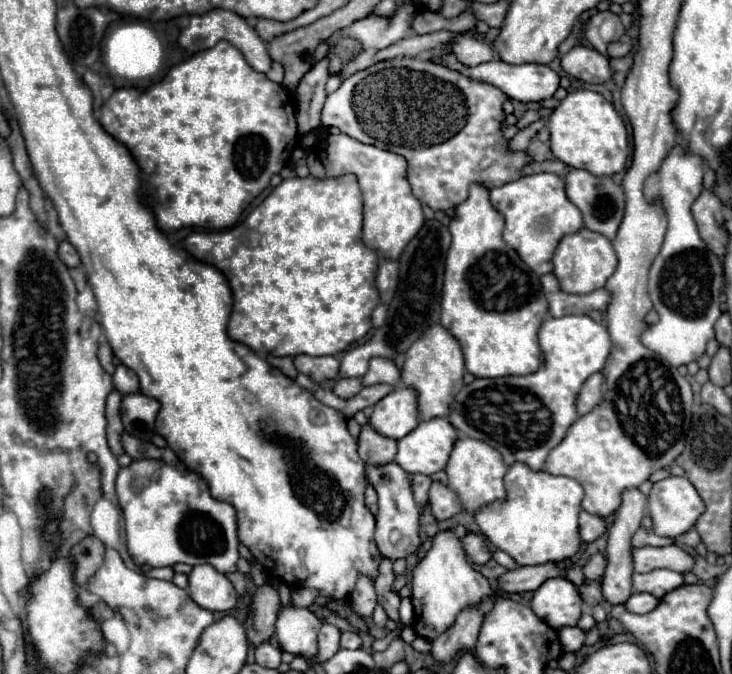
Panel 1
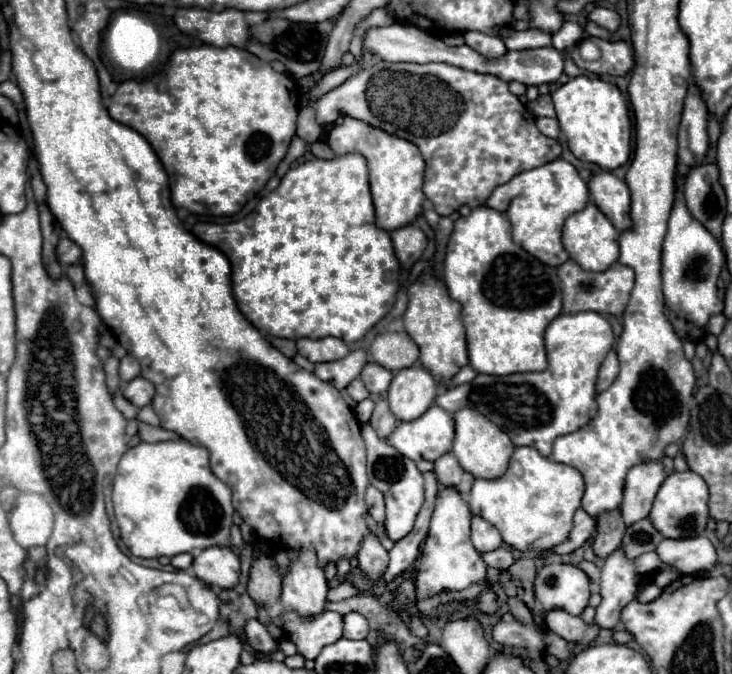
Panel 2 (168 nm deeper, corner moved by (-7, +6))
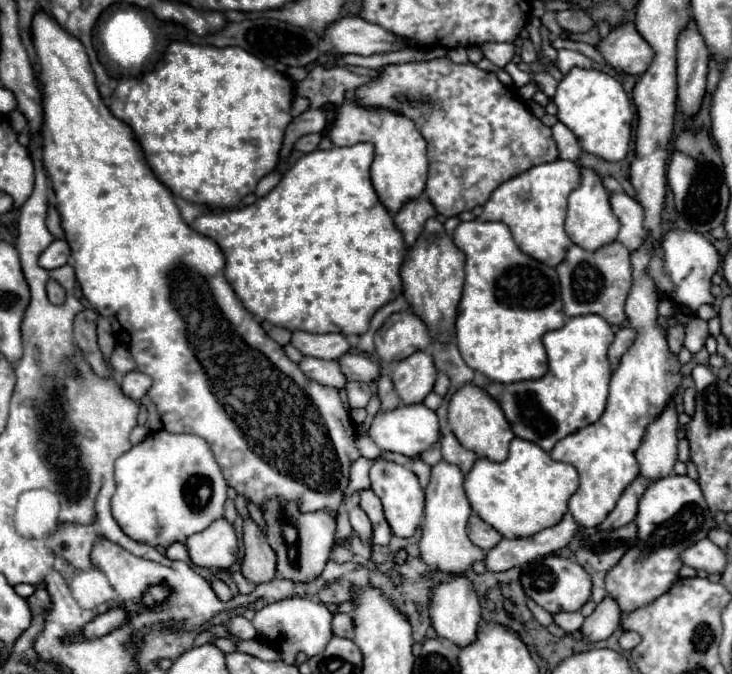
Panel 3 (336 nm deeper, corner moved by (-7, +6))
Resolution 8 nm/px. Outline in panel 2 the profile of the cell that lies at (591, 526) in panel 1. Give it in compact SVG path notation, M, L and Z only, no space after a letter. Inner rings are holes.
M579 508L579 510L575 512L573 528L571 528L567 540L561 542L559 546L553 546L551 552L555 552L555 554L571 554L573 550L577 550L579 546L585 544L585 540L593 534L593 530L595 530L595 520L593 520L587 512L583 512L583 510Z

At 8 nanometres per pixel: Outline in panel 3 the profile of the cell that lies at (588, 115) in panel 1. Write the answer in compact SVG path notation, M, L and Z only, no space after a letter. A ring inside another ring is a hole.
M575 68L559 82L553 102L557 106L557 118L577 136L583 152L607 162L619 162L627 156L633 112L629 96L613 76L599 70Z

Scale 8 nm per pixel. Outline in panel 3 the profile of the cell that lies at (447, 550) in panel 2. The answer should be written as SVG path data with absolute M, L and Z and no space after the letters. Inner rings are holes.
M441 460L431 468L431 482L425 490L425 516L421 524L423 536L419 550L425 564L445 574L465 574L473 566L473 562L485 560L485 552L467 538L467 520L471 516L471 506L463 490L463 480L465 476L457 466Z

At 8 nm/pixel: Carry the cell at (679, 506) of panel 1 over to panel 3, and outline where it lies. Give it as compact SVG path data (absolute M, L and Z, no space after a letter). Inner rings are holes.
M677 474L661 478L645 490L635 522L639 526L639 546L633 546L619 564L609 570L605 580L607 592L619 602L621 610L635 610L635 606L645 606L659 598L659 594L665 594L671 582L679 578L679 552L707 538L709 530L715 528L697 480Z

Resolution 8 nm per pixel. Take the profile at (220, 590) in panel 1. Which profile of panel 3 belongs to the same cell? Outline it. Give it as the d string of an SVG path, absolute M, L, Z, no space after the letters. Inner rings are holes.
M223 518L213 522L203 534L193 534L185 542L189 556L199 568L229 570L237 560L237 538L233 526Z

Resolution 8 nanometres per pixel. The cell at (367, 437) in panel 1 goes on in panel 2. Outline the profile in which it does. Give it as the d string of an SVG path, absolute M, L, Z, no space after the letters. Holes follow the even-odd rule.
M385 396L377 402L377 406L375 406L375 410L373 410L371 426L375 428L375 432L377 432L379 438L383 438L383 440L385 440L385 438L395 430L395 426L397 426L397 418L391 414Z

